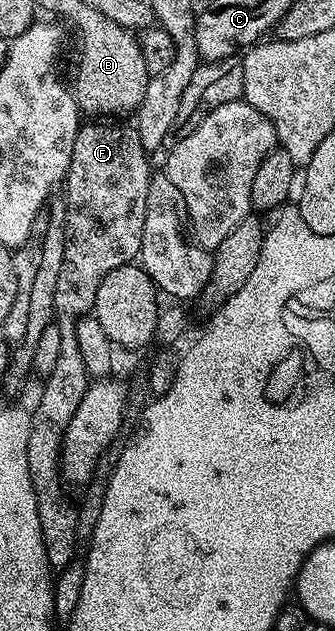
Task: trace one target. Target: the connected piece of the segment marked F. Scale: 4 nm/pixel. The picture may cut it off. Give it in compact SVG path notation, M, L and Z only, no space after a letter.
M115 122L80 123L79 132L75 135L71 161L67 171L65 189L65 207L67 224L65 230L65 254L61 262L61 274L57 274L57 290L55 291L55 315L57 327L61 334L61 350L57 353L57 362L53 370L42 381L43 393L39 396L35 408L31 412L31 429L29 430L29 482L33 482L33 494L37 502L37 518L41 522L41 542L45 546L45 558L51 563L52 569L62 570L76 559L77 541L77 508L67 501L68 489L63 482L63 474L59 470L59 455L63 452L63 436L67 432L73 414L77 414L77 406L81 398L85 398L89 377L85 370L85 361L81 359L81 349L77 347L75 324L81 317L88 315L95 307L97 290L101 290L101 282L117 266L132 263L141 250L141 238L145 230L145 198L149 198L149 182L153 175L152 157L141 142L137 130L130 123L111 124Z

